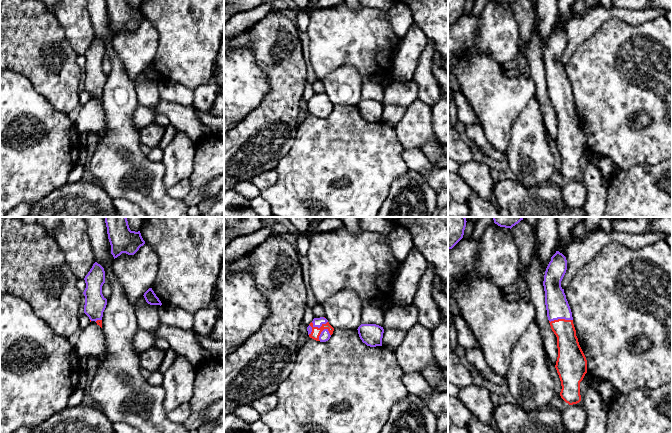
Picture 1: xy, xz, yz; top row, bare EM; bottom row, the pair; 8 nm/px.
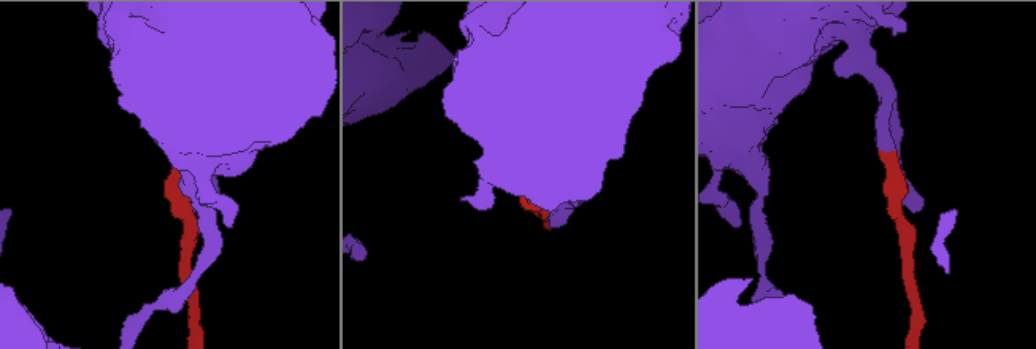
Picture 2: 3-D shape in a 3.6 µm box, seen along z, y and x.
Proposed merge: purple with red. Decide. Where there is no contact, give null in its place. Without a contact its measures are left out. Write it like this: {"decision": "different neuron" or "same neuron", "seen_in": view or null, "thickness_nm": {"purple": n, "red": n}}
{"decision": "same neuron", "seen_in": "xz", "thickness_nm": {"purple": 80, "red": 70}}

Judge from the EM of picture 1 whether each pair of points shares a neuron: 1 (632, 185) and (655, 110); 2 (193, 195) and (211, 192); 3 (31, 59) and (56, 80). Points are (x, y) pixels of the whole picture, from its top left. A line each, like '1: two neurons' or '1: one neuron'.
1: two neurons
2: one neuron
3: one neuron

